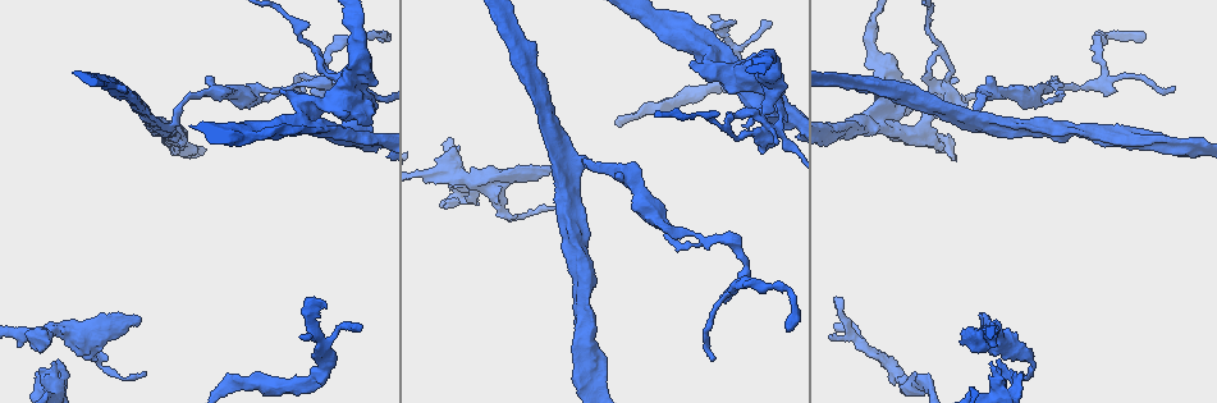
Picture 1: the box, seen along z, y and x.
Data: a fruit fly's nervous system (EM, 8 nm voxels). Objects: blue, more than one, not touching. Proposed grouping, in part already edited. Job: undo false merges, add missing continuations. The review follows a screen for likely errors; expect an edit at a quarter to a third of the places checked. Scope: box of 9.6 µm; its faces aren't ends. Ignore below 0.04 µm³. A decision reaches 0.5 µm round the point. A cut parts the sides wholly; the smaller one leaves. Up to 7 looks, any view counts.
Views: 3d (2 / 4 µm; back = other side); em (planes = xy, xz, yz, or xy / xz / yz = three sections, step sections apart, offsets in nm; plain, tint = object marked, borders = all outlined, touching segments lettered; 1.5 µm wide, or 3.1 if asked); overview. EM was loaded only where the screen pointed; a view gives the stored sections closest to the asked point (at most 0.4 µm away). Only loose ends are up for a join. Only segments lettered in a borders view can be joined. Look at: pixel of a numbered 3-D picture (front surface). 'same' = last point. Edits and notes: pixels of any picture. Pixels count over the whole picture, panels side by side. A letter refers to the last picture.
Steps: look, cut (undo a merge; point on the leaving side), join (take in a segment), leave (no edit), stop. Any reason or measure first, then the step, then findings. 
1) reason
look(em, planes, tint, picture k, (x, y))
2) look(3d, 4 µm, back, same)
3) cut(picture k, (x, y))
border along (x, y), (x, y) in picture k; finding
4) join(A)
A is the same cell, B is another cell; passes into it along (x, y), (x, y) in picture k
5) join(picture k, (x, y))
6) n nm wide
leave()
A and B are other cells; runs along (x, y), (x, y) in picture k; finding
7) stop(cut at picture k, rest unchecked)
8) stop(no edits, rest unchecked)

thick turns thin
look(3d, 4 µm, picture 1, (614, 167))

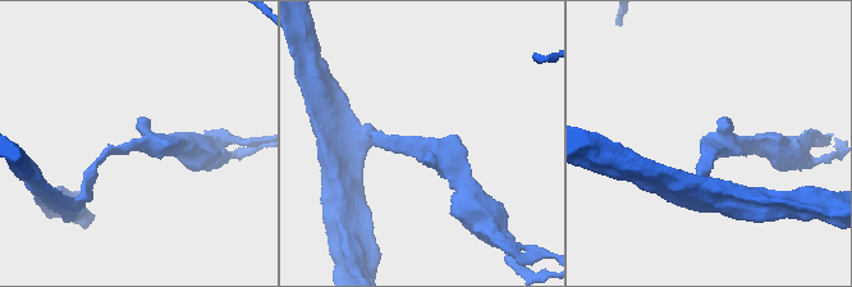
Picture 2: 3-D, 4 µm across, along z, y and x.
need the tissue
look(em, planes, borders, picture 2, (712, 148))

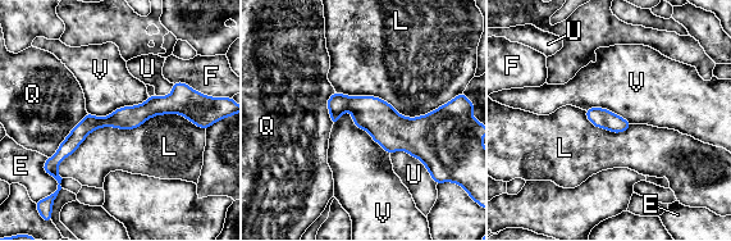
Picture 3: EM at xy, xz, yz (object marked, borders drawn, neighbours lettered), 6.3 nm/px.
130 nm wide
leave()
E, F, L, Q, U and V are other cells; runs along (195, 113), (154, 105), (90, 123), (54, 159) in picture 3; one neuron here

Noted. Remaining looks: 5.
end of a long branch
look(3d, 4 µm, picture 1, (1144, 40))

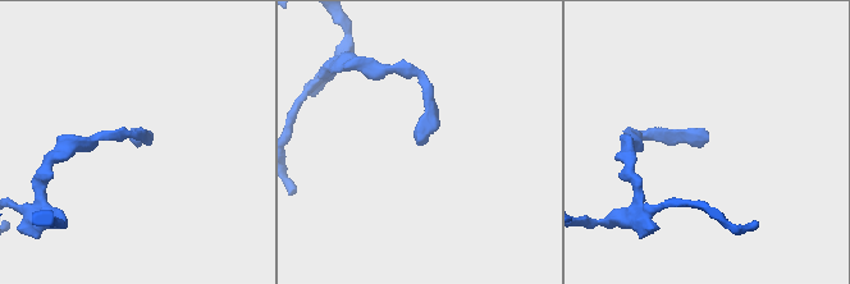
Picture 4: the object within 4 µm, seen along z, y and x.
need the tissue
look(em, planes, borders, picture 4, (132, 140))

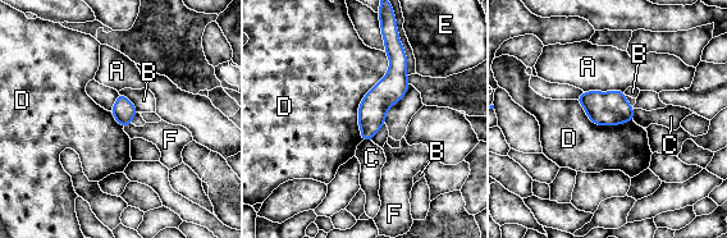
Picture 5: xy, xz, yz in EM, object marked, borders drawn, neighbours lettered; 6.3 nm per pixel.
leave()
A, B, C, D, E and F are other cells; border along (385, 53), (361, 140) in picture 5; no lettered segment goes on from it

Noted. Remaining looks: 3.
an open end
look(3d, 2 µm, back, picture 1, (1173, 91))

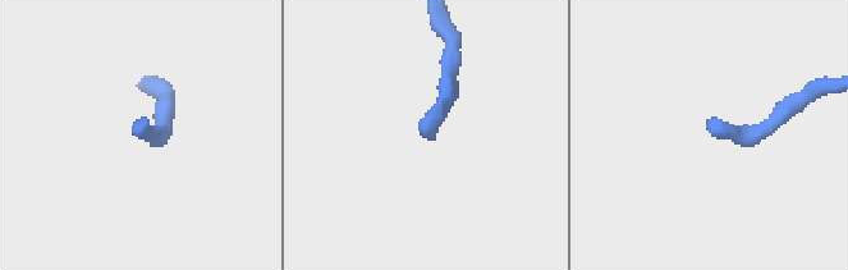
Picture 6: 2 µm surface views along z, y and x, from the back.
look(em, planes, borders, picture 6, (709, 129))

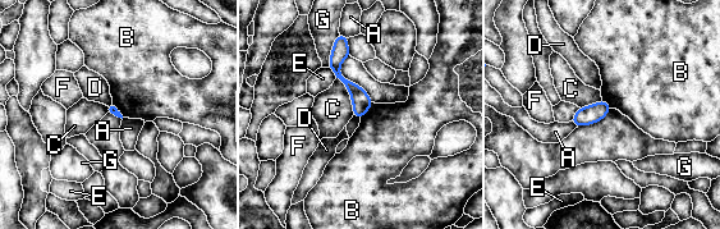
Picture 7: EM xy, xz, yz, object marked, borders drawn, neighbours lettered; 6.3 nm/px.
leave()
A, B, C, D, E, F and G are other cells; border along (374, 102), (361, 118) in picture 7; none of them fits

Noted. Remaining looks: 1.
stop(no edits, rest unchecked)

